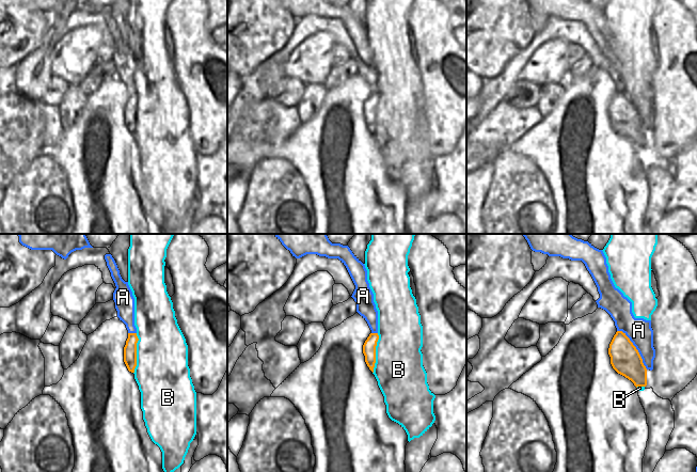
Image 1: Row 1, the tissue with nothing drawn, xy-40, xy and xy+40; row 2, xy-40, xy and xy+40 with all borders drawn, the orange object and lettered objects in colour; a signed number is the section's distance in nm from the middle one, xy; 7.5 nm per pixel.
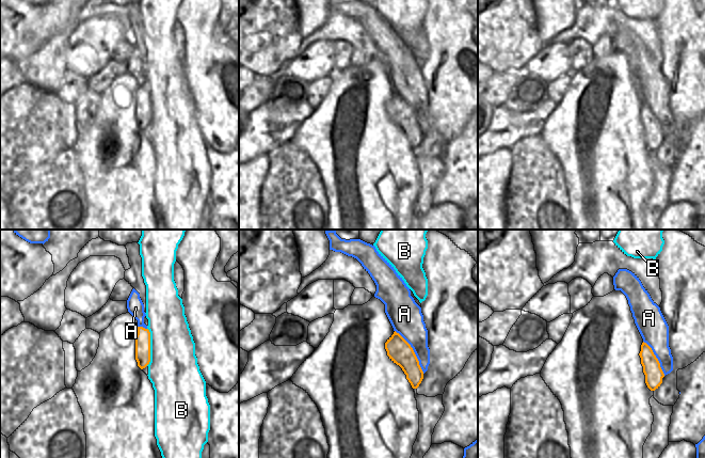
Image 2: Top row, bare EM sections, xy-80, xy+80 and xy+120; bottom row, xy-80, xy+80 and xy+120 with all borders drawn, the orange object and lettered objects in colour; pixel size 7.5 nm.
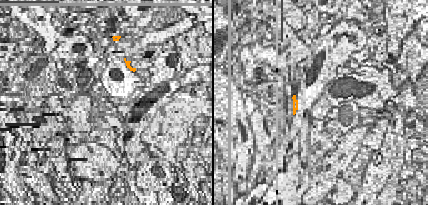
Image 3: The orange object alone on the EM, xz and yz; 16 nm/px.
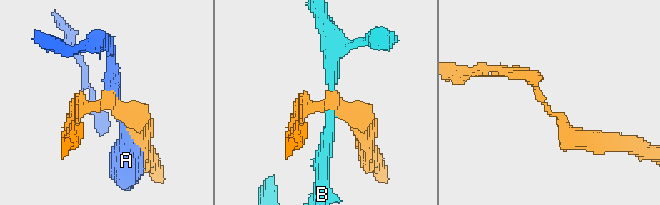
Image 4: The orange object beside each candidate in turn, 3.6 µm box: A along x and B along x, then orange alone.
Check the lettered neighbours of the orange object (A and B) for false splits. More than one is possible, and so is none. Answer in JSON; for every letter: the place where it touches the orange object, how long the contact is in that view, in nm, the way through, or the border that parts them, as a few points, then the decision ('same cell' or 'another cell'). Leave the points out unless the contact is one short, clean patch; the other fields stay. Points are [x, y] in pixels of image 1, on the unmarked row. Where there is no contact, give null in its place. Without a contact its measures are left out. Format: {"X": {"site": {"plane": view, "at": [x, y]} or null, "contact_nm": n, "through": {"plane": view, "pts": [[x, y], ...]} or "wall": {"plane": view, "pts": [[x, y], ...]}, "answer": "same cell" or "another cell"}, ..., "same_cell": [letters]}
{"A": {"site": {"plane": "xy+40", "at": [635, 109]}, "contact_nm": 380, "answer": "another cell"}, "B": {"site": {"plane": "xy-40", "at": [136, 114]}, "contact_nm": 300, "wall": {"plane": "xy-40", "pts": [[137, 94], [137, 126], [133, 134]]}, "answer": "another cell"}, "same_cell": []}

